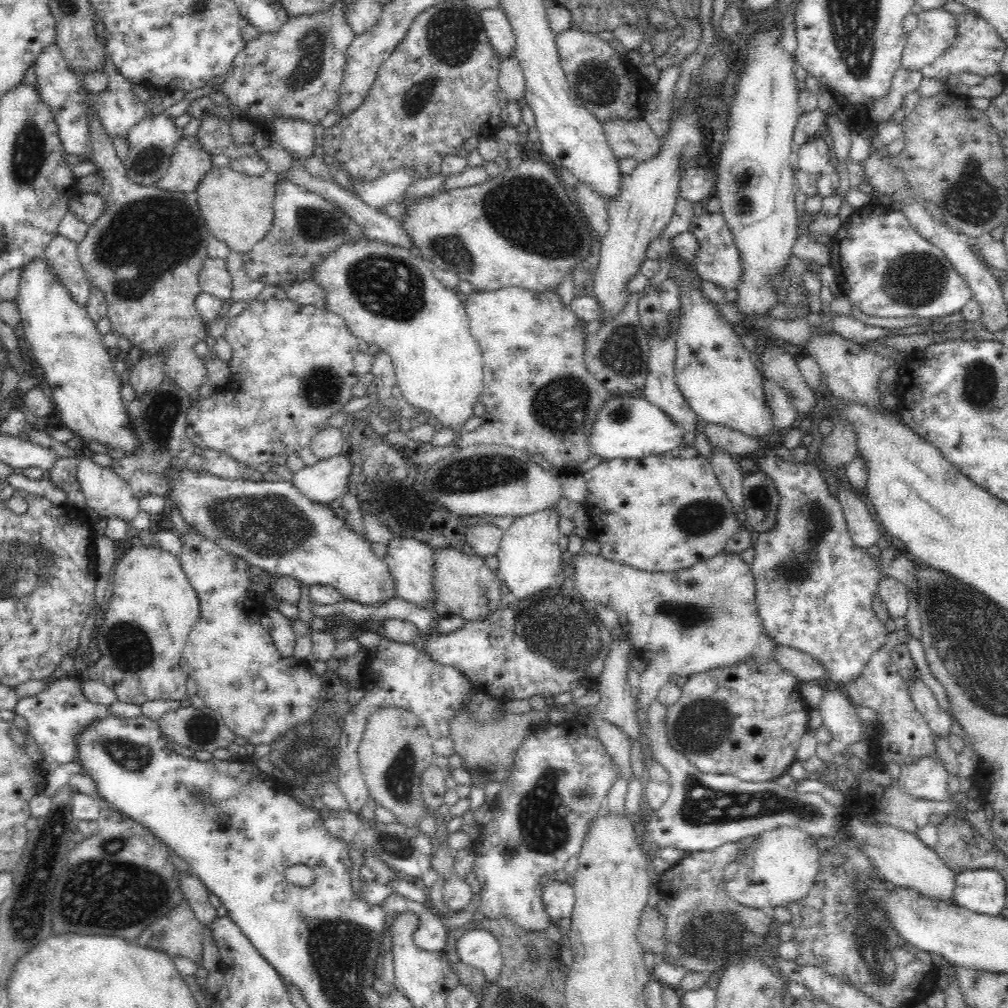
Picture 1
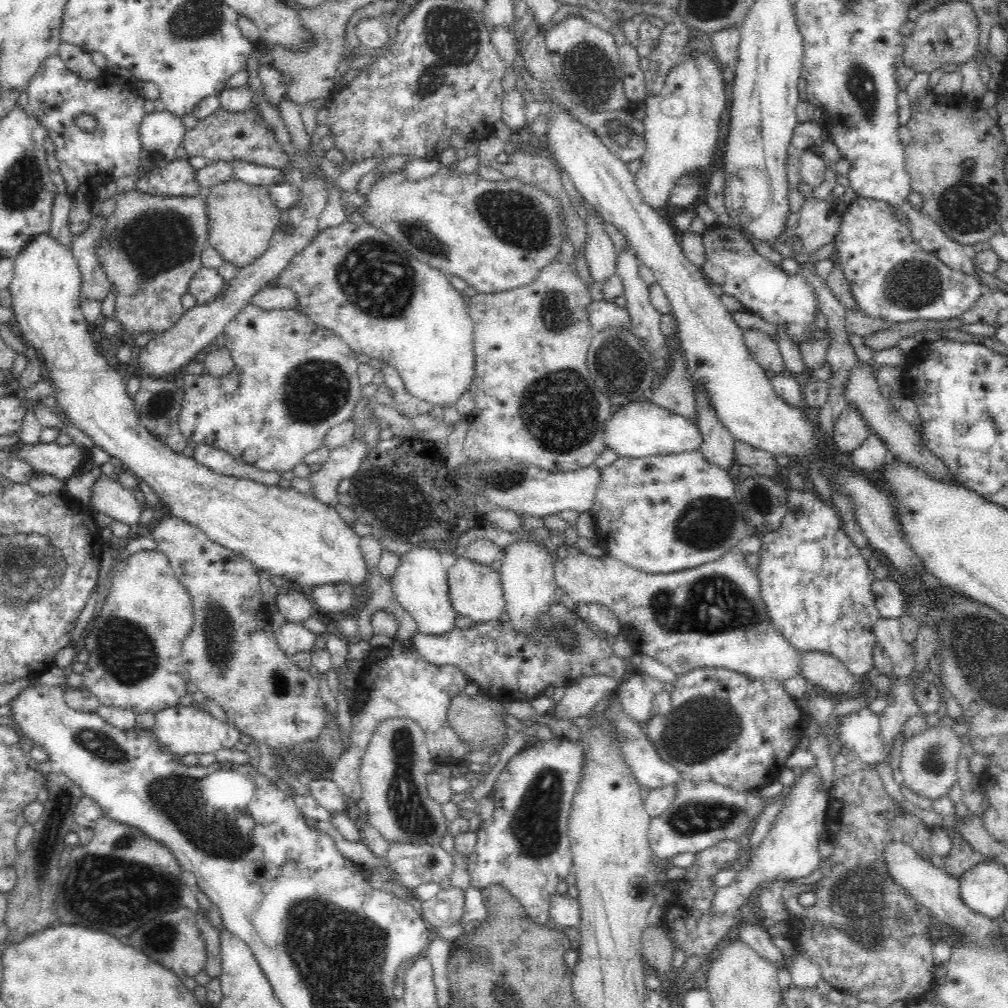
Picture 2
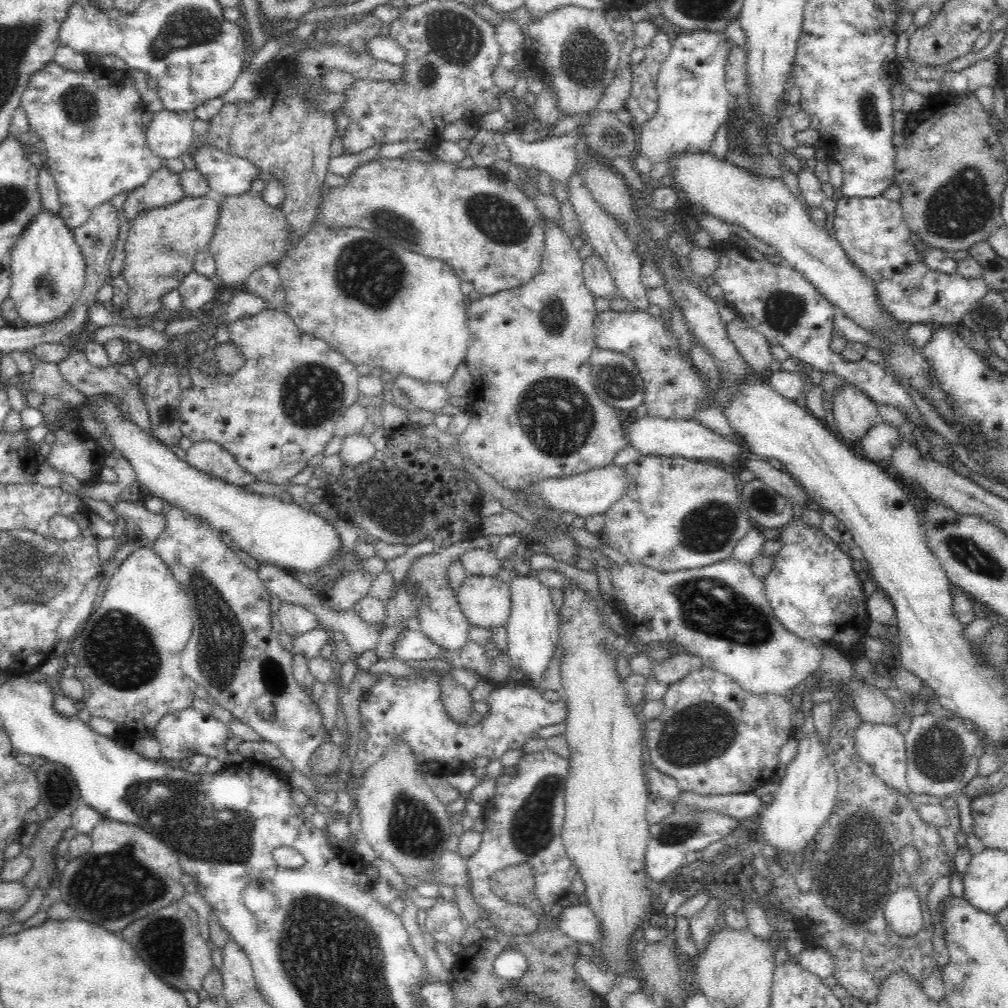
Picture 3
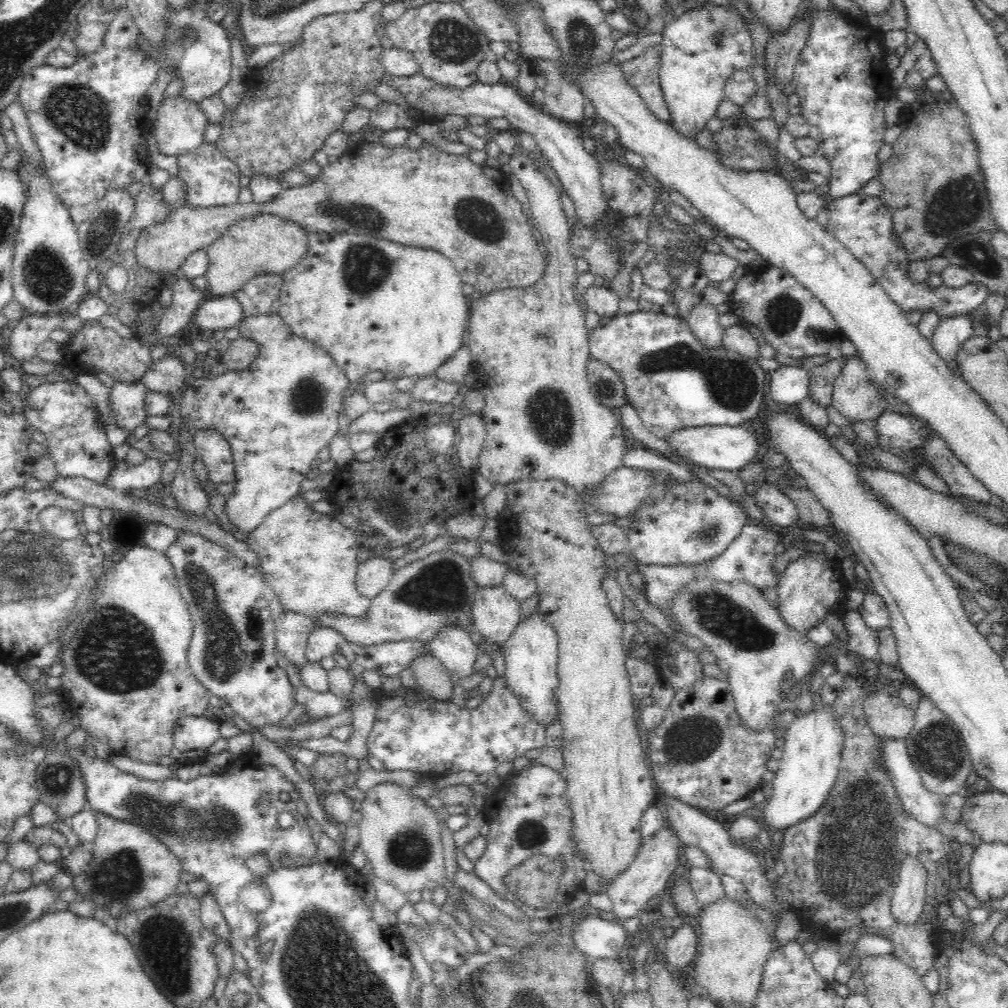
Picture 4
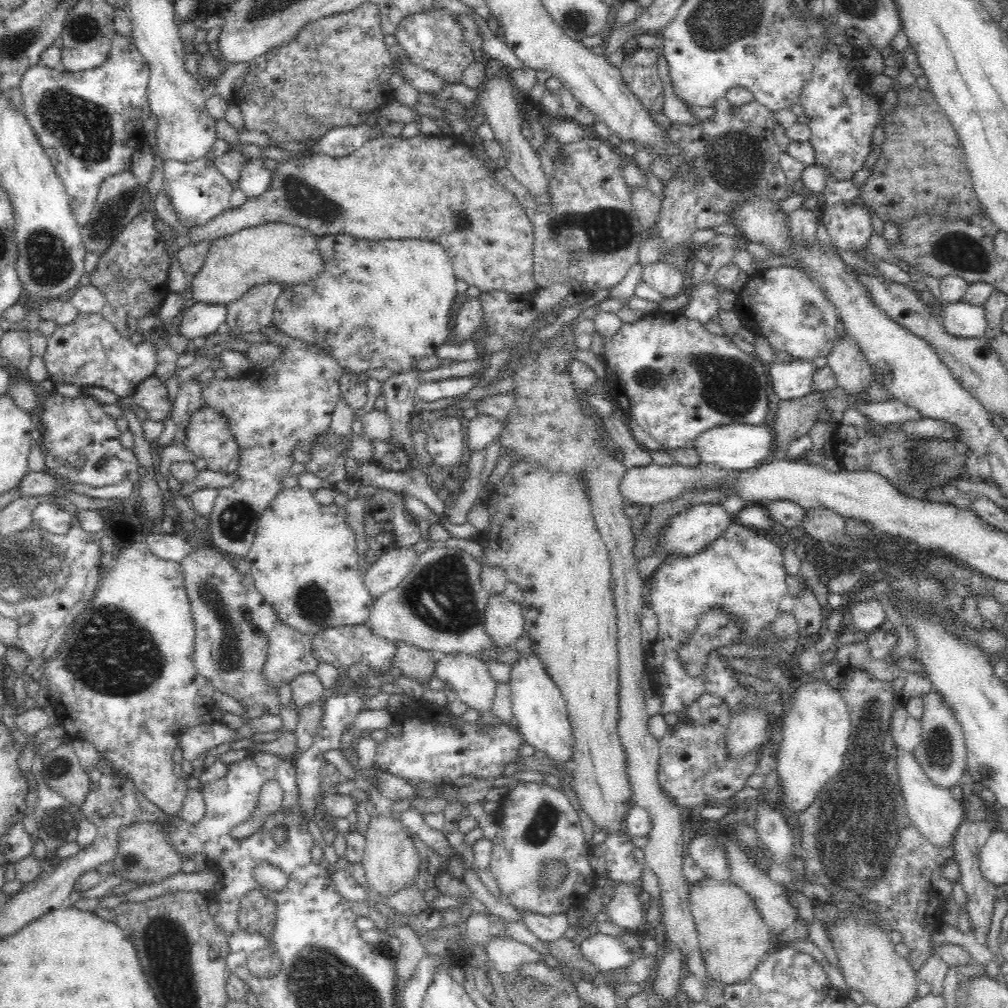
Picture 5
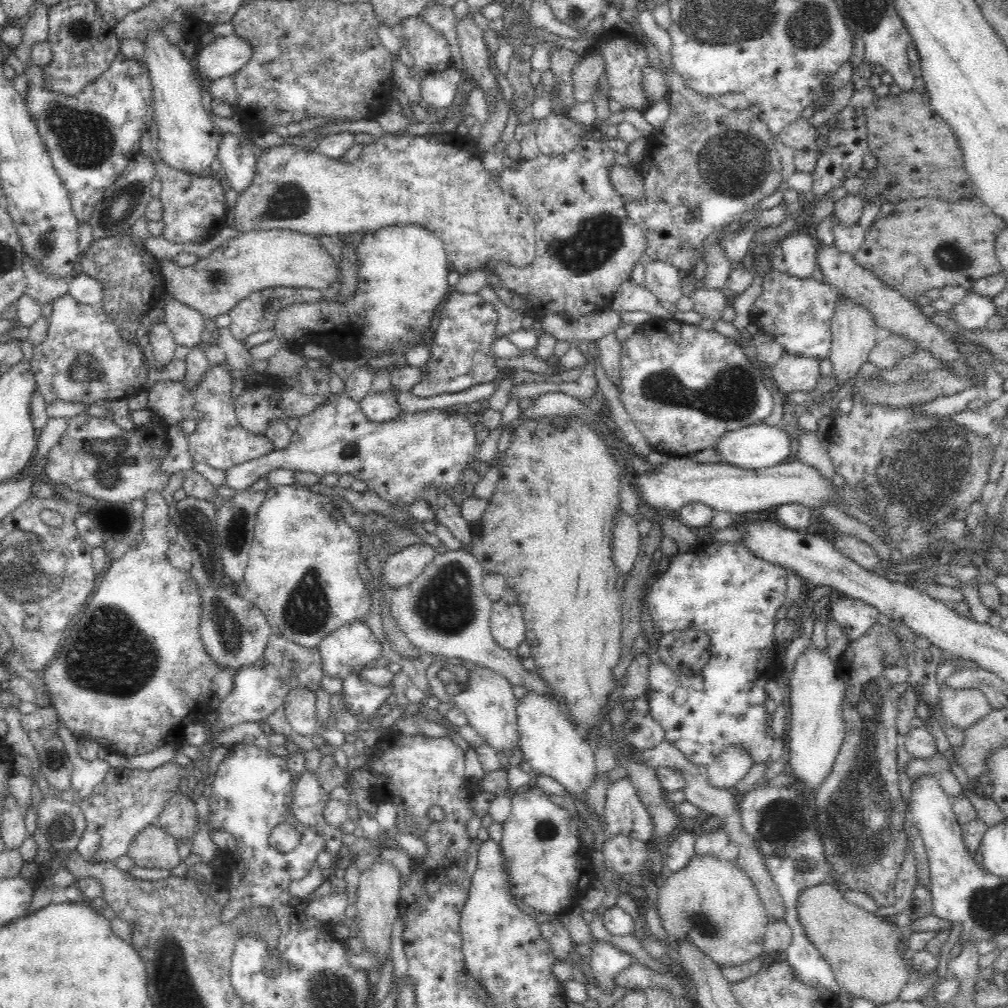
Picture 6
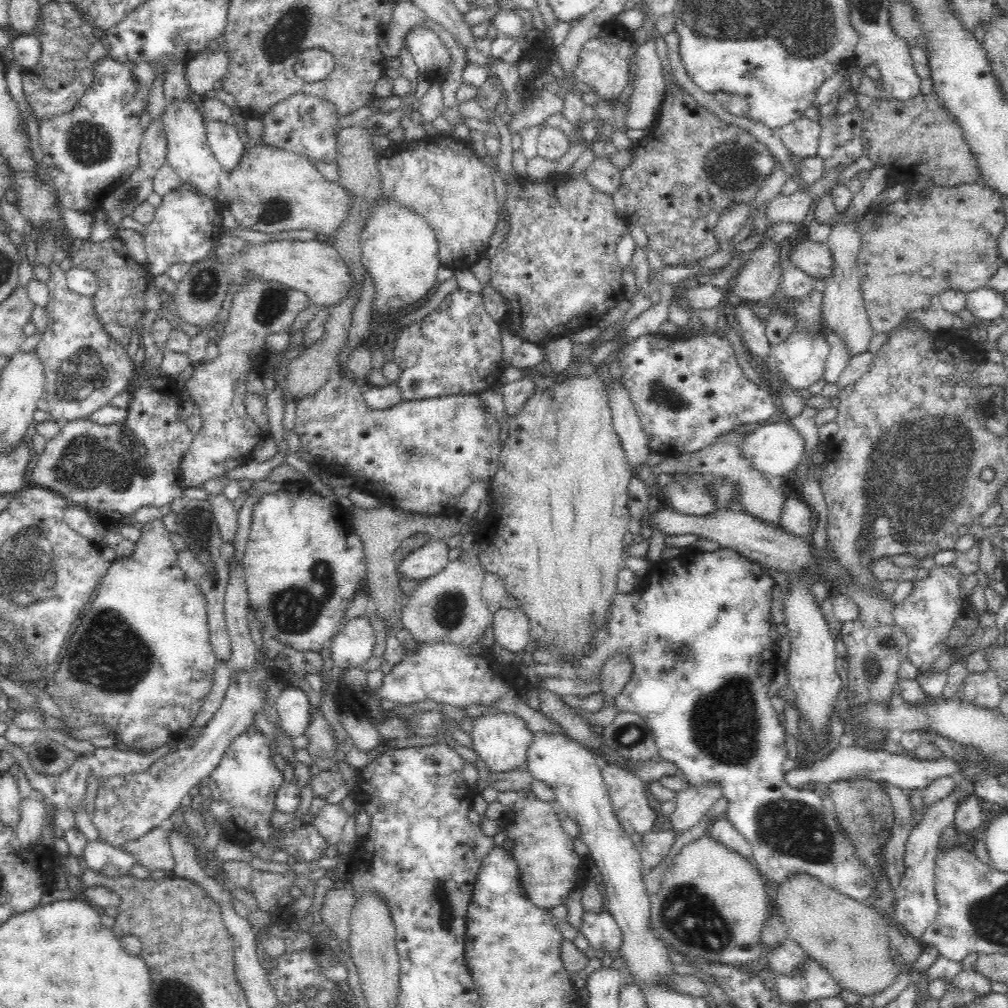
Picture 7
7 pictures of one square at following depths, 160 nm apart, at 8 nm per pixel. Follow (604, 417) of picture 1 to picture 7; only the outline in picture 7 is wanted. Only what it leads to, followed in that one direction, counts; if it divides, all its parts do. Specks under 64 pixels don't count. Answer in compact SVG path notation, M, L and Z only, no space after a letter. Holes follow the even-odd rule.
M776 419L774 422L764 423L752 434L748 434L742 442L741 451L743 457L749 460L756 470L770 474L770 476L786 477L793 473L798 464L804 462L805 445L804 437L789 422Z

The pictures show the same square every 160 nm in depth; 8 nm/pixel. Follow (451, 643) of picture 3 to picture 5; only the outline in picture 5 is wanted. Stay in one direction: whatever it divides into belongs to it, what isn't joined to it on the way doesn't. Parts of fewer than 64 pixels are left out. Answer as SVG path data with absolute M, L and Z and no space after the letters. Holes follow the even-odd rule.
M466 653L440 654L434 676L447 682L457 694L457 699L468 709L474 709L480 717L486 713L492 713L493 698L498 682L488 672L486 662Z

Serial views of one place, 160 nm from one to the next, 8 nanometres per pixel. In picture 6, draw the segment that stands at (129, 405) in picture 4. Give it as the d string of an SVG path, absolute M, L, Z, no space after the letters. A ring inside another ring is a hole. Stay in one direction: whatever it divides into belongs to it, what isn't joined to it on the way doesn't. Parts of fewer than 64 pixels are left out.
M225 361L217 366L209 366L194 388L189 388L182 380L160 380L147 392L148 409L157 414L167 426L180 420L196 420L197 430L188 434L188 452L194 463L204 463L226 472L229 468L246 461L264 456L275 447L265 435L248 433L240 425L232 398L232 380L236 377L232 367Z

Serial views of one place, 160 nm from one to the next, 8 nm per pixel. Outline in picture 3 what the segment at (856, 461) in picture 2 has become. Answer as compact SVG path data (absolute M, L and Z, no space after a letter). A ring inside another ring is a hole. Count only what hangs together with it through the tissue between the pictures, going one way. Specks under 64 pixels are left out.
M886 421L868 430L858 451L868 461L890 459L894 449L903 441L899 430Z

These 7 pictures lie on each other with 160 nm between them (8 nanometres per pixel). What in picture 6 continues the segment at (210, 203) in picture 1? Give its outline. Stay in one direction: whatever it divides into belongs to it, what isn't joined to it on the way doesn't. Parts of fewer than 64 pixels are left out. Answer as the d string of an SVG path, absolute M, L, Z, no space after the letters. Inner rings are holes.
M290 229L239 233L236 237L226 240L210 255L197 259L190 266L178 266L172 259L168 260L168 258L158 261L164 277L164 284L170 296L187 308L200 312L203 318L210 320L226 315L234 309L234 306L238 305L239 301L247 298L251 293L276 286L314 289L321 292L330 289L340 276L338 262L334 261L332 255L320 245L317 236L313 237Z

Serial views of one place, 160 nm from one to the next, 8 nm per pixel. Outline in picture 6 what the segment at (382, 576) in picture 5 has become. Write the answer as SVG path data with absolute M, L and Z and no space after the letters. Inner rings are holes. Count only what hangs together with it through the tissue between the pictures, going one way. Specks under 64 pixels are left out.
M426 542L403 548L382 562L384 583L387 586L404 586L413 582L432 562L438 554L438 548L434 548Z

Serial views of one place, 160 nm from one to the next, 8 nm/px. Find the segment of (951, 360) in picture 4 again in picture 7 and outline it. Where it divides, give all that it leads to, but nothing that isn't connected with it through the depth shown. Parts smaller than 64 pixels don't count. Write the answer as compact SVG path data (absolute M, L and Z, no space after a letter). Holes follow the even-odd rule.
M988 286L966 293L966 310L970 310L978 321L990 322L997 319L1006 305L1004 293Z

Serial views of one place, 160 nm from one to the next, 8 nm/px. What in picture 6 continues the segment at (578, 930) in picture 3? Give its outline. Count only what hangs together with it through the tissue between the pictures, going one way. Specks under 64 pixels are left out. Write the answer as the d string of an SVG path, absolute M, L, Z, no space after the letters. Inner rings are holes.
M596 941L591 944L589 965L594 984L604 993L612 995L617 987L616 975L635 961L632 955L622 953L608 942Z

